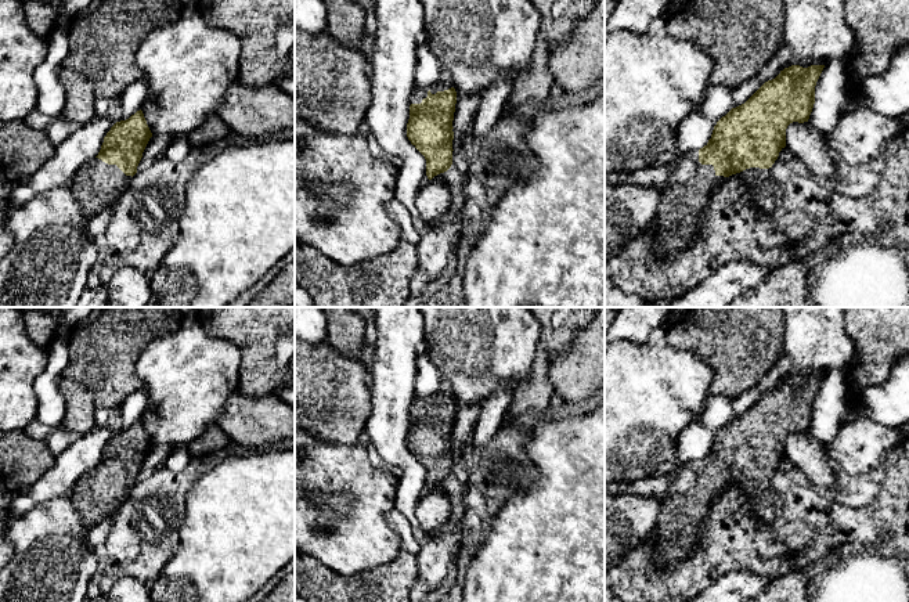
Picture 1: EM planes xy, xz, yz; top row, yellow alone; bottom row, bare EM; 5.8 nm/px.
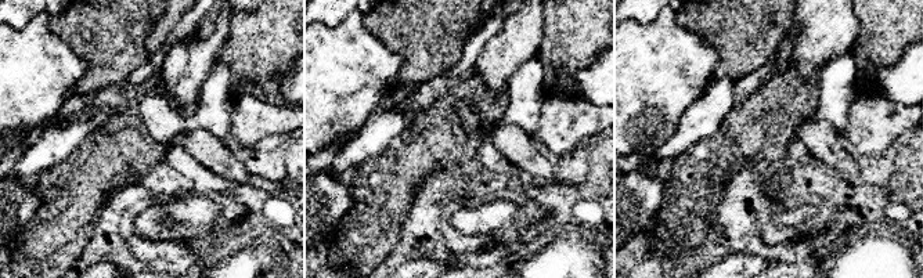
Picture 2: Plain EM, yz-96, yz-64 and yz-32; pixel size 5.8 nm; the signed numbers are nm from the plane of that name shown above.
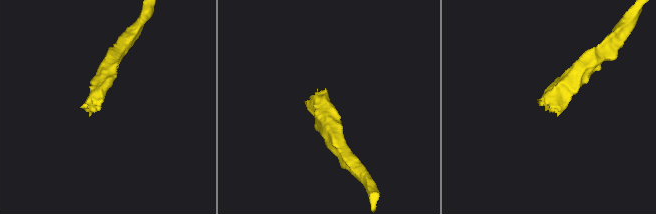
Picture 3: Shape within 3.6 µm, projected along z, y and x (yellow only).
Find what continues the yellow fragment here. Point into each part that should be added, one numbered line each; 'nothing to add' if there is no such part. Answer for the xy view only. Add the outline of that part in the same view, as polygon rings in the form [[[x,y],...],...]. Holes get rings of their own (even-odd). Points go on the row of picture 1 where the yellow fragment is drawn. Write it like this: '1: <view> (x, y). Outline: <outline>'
1: xy (97, 186). Outline: [[[94,158],[75,173],[69,187],[84,217],[90,220],[112,208],[130,180],[131,176],[126,176],[116,165]]]

